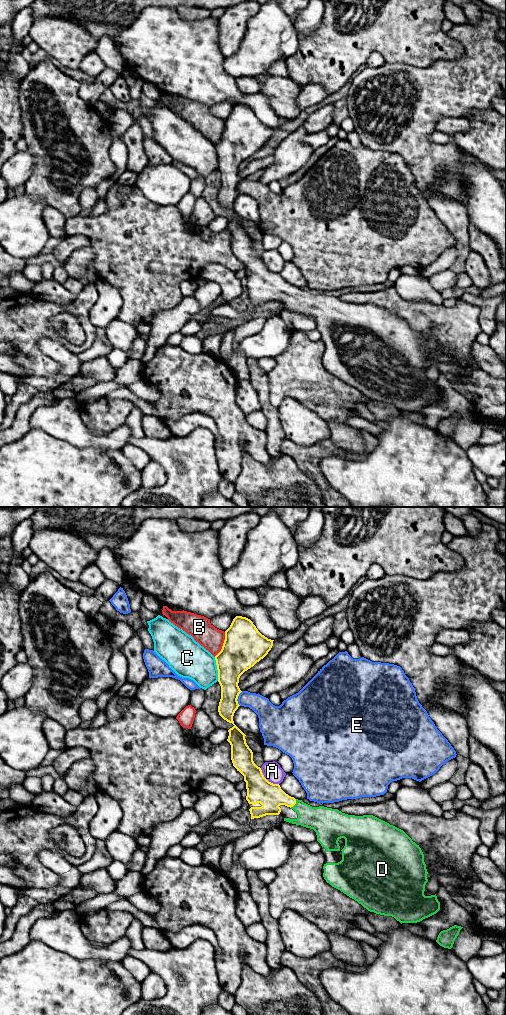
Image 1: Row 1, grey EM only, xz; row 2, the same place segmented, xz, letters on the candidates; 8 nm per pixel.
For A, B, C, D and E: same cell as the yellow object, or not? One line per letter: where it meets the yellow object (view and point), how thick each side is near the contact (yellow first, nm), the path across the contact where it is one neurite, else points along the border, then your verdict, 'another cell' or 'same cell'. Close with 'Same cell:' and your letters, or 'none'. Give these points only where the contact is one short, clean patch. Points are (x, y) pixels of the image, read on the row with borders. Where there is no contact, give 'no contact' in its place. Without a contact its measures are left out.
A: xz (266, 779) | 200/150 nm | another cell
B: xz (223, 644) | 320/190 nm | another cell
C: xz (217, 669) | 320/300 nm | another cell
D: xz (294, 804) | 200/220 nm | across xz (270, 796), (280, 797), (294, 804), (310, 817), (321, 819) | same cell
E: xz (237, 698) | 200/150 nm | along xz (242, 691), (237, 699), (239, 705) | another cell
Same cell: D

